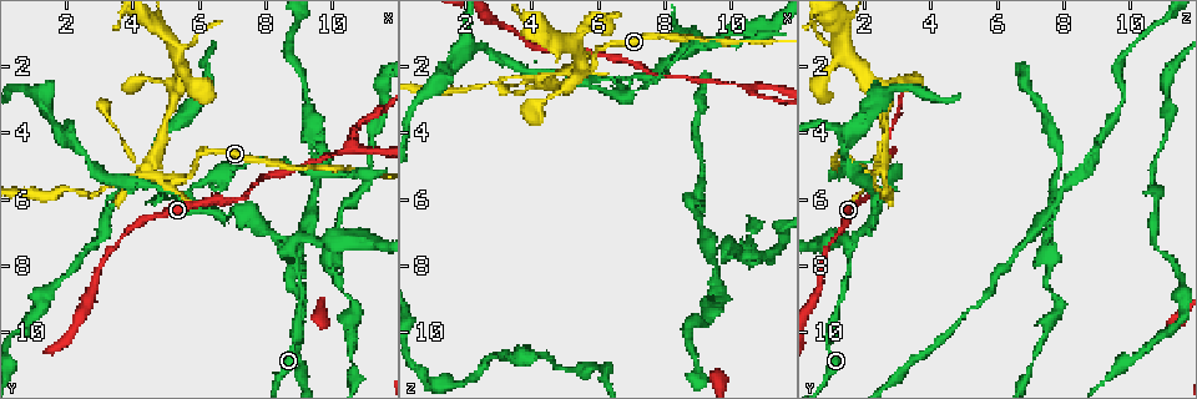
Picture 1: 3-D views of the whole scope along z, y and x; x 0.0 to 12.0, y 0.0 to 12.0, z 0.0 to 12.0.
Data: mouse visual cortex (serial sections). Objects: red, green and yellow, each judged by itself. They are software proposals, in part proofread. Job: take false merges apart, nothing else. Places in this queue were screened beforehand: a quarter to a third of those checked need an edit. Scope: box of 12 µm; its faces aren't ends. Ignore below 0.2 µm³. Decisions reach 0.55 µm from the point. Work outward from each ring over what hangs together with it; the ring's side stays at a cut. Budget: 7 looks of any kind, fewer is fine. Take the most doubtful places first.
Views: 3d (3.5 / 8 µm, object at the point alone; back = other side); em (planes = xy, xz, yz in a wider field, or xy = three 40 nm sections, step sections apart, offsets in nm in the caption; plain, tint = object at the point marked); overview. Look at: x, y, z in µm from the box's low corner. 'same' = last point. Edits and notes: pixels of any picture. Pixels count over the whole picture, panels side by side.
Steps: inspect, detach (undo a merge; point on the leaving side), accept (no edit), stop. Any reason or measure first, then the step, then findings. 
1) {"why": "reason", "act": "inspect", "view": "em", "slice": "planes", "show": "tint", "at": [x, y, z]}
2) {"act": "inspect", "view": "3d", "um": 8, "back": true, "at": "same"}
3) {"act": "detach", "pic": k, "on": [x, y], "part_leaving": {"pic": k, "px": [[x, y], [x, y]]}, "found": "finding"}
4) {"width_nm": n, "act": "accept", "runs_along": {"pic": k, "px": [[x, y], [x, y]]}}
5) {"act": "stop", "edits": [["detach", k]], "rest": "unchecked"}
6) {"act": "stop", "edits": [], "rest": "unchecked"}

{"why": "two arms in line, one across", "act": "inspect", "view": "3d", "um": 3.5, "at": [4.4, 5.2, 2.2]}

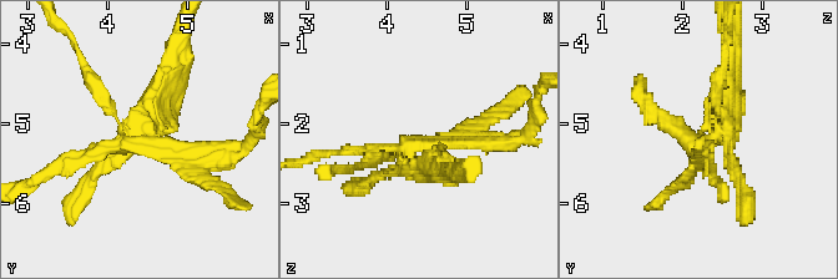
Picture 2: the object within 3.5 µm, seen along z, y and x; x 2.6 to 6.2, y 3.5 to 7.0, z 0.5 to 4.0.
{"why": "need the tissue", "act": "inspect", "view": "em", "slice": "xy", "step": 2, "show": "plain", "at": [4.40, 5.25, 2.25]}

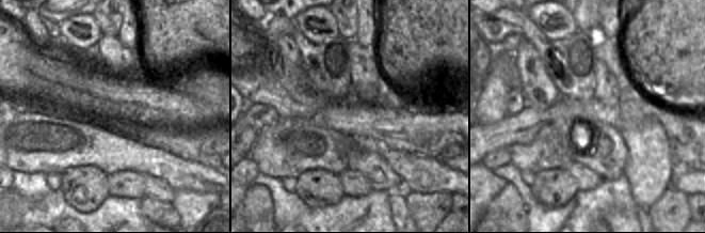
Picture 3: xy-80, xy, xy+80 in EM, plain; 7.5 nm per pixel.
{"act": "inspect", "view": "em", "slice": "xy", "step": 2, "show": "tint", "at": "same"}

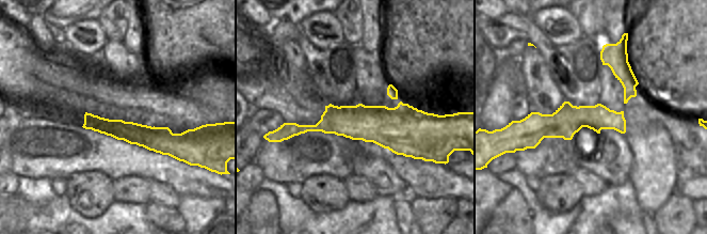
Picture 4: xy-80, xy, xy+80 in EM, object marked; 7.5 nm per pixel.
{"act": "detach", "pic": 2, "on": [160, 92], "part_leaving": {"pic": 2, "px": [[139, 132], [157, 113], [181, 33]]}, "found": "a second cell is stuck on"}

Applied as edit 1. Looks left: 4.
{"act": "inspect", "view": "overview"}

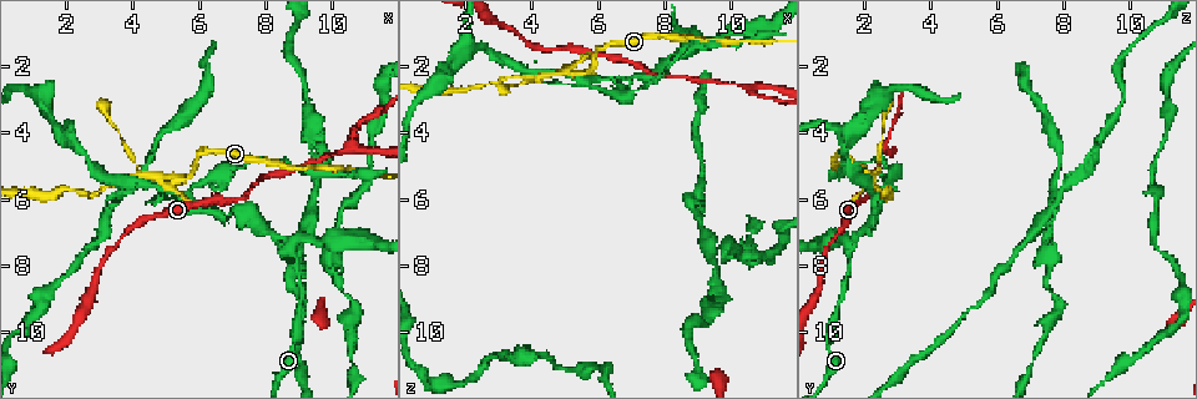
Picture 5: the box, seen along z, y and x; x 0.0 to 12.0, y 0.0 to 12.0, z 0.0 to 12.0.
{"why": "side arm on a straight run", "act": "inspect", "view": "3d", "um": 3.5, "at": [10.3, 4.4, 2.7]}

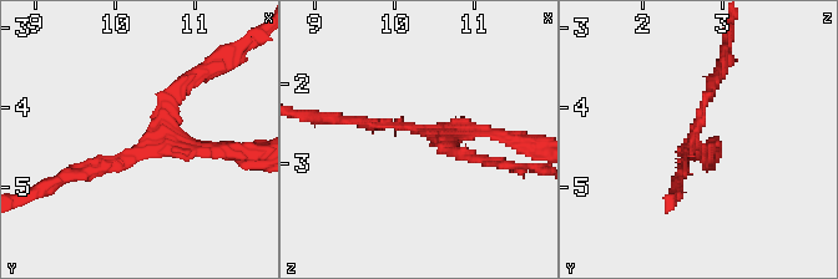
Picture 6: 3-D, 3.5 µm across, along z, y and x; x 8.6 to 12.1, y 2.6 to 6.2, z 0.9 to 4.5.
{"arms": 3, "arm_widths_nm": [150, 150, 150], "act": "inspect", "view": "em", "slice": "xy", "step": 2, "show": "tint", "at": [10.40, 4.45, 2.65]}

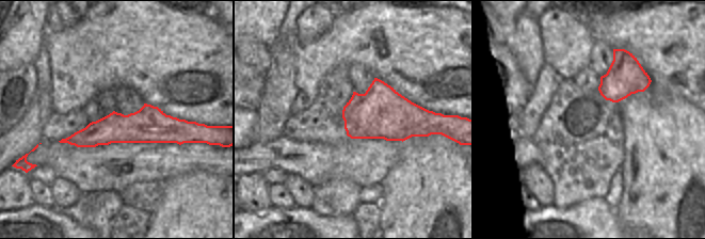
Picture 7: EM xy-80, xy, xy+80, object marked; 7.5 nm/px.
{"width_nm": 400, "act": "accept", "runs_along": {"pic": 6, "px": [[74, 177], [146, 146], [231, 150]]}, "found": "continuous, no second cell"}

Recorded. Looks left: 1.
{"act": "stop", "edits": [["detach", 2]], "rest": "unchecked"}

